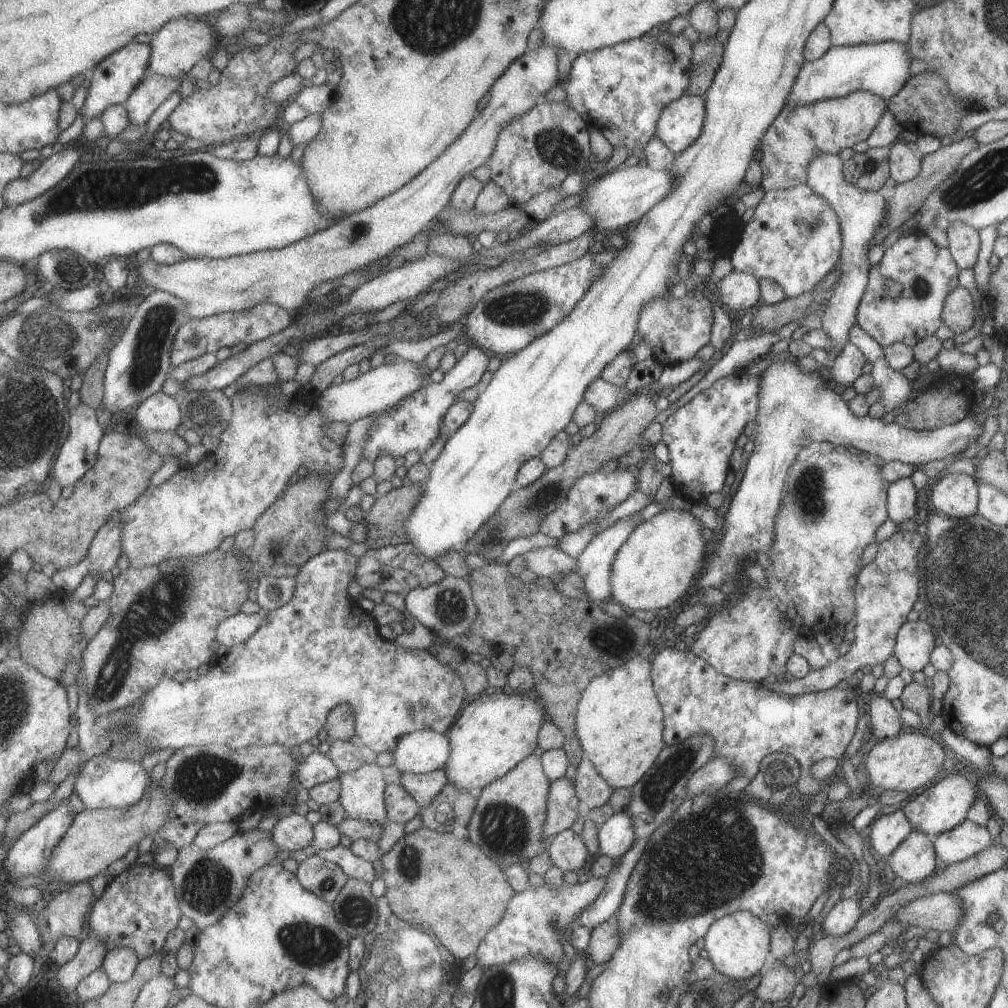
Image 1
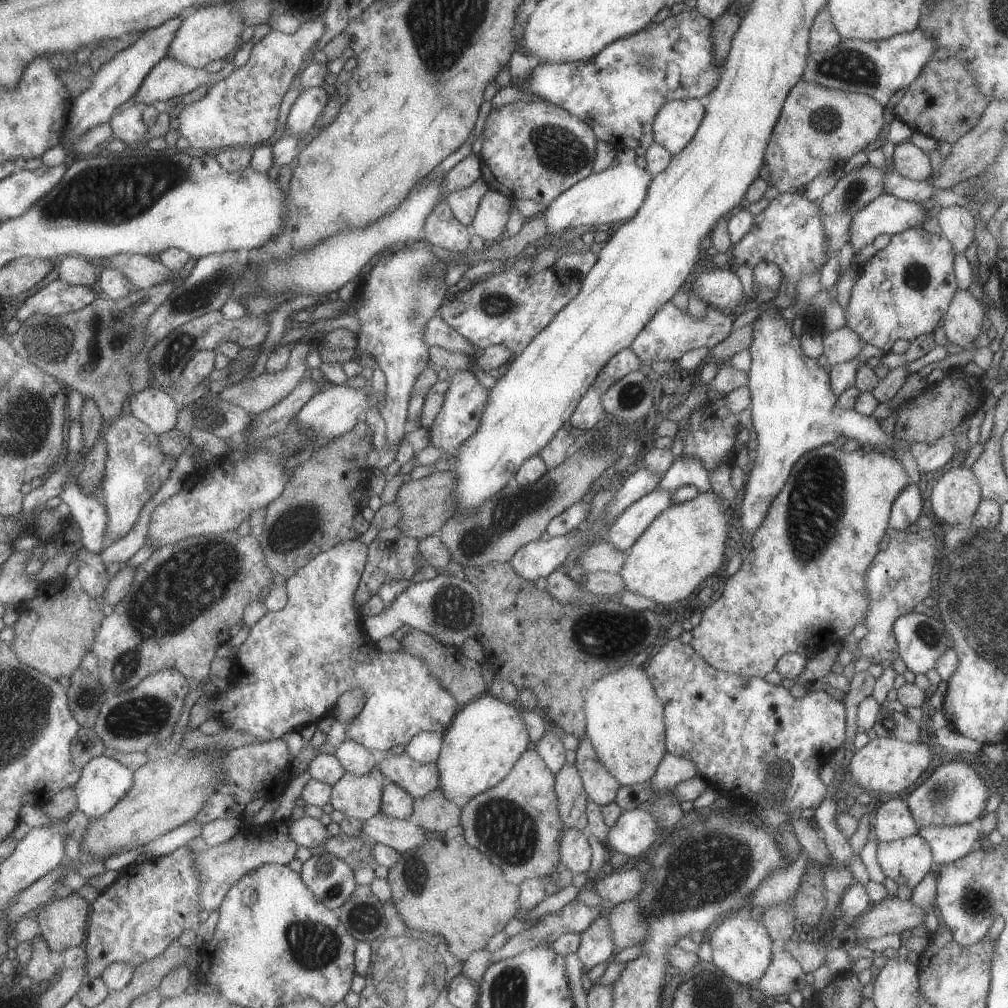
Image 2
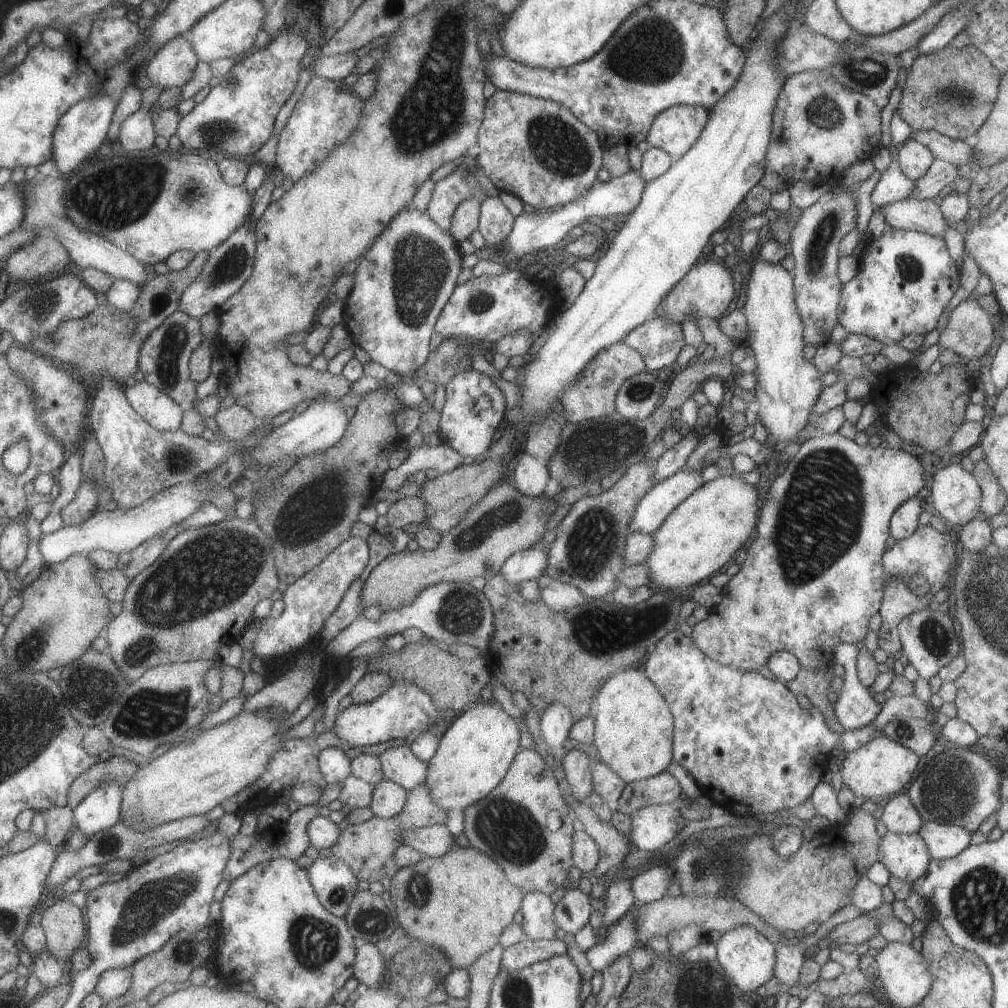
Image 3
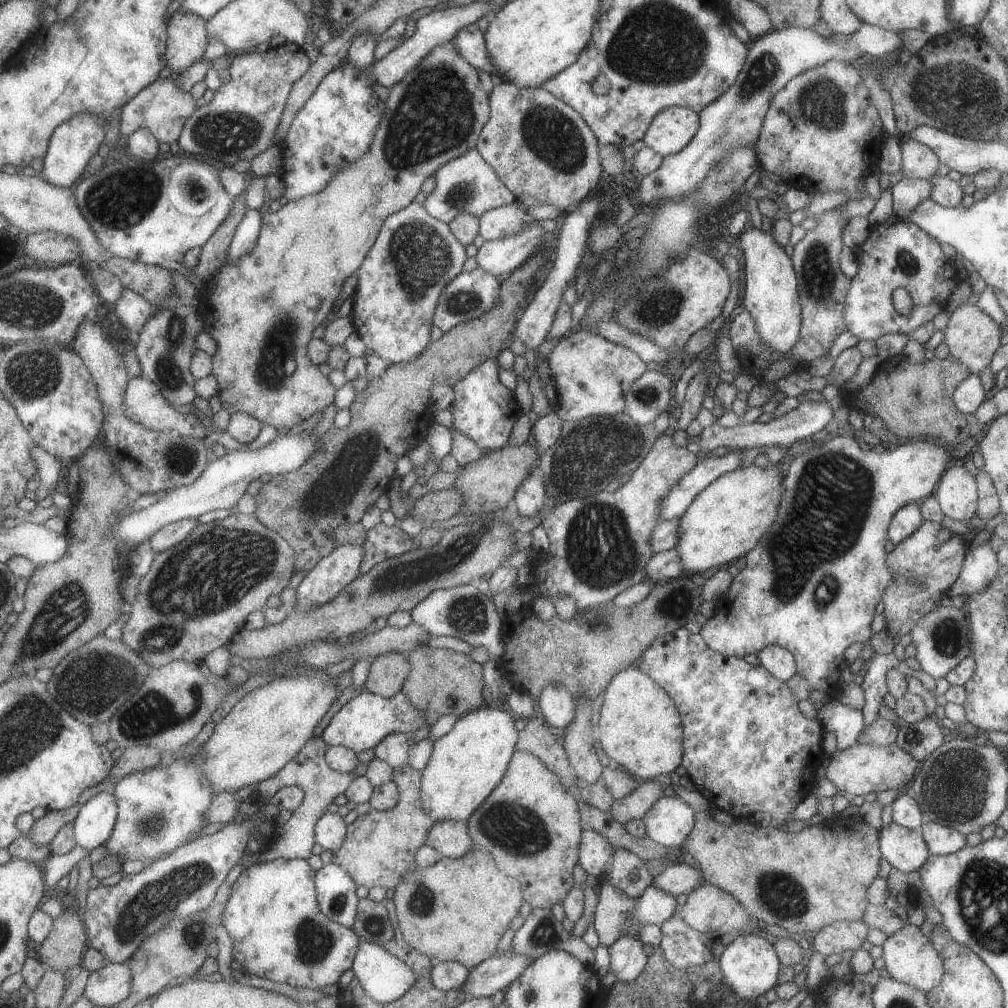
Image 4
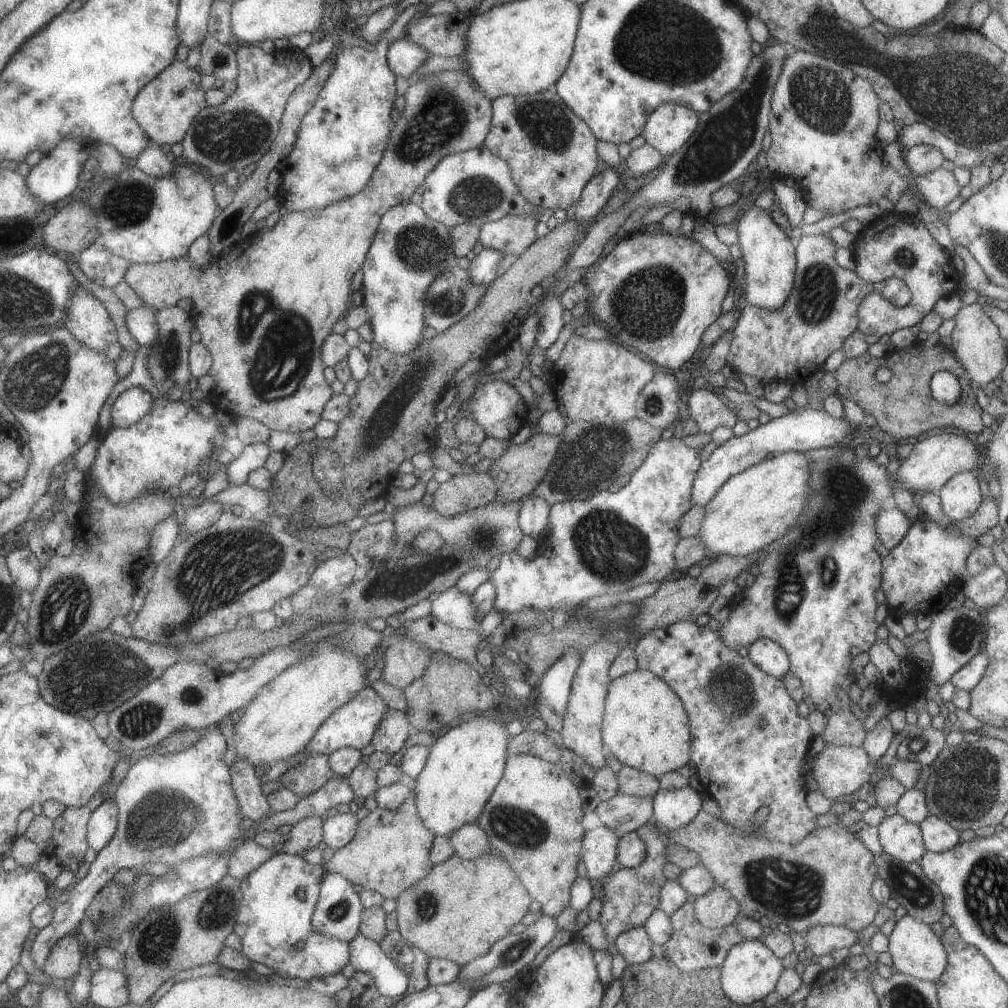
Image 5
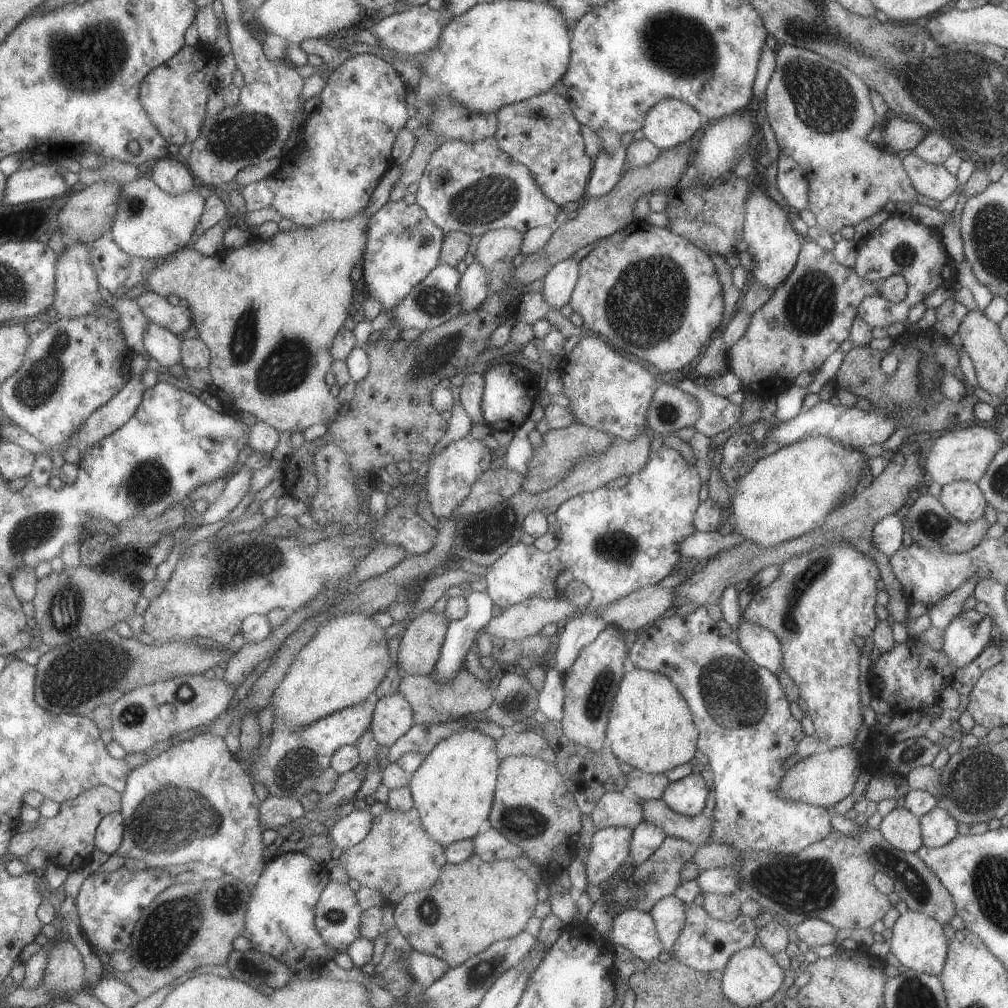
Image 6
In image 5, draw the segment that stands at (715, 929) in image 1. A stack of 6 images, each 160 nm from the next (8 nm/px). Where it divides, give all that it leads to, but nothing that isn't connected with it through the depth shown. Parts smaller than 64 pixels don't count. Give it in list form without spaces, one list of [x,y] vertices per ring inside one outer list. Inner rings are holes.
[[[744,939],[739,944],[733,944],[719,968],[722,992],[737,1005],[751,1005],[763,1000],[767,994],[774,991],[777,980],[784,970],[781,961],[759,940]]]

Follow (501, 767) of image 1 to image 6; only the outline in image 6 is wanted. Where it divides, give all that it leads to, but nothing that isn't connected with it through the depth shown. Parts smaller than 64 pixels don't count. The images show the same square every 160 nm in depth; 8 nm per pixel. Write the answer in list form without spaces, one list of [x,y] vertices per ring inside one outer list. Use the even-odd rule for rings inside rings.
[[[478,730],[453,732],[433,746],[421,766],[410,775],[407,787],[421,828],[434,842],[443,847],[477,834],[481,823],[488,819],[498,766],[496,741]]]

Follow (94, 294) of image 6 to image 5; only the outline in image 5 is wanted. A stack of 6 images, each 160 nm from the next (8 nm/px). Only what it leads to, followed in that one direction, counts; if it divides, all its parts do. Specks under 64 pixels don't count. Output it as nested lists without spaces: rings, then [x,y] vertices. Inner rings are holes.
[[[79,284],[75,288],[75,292],[73,292],[73,298],[69,300],[63,327],[77,339],[77,342],[81,342],[81,344],[95,352],[101,352],[107,360],[118,360],[123,351],[121,344],[117,341],[117,332],[107,310],[97,298],[94,298],[87,290],[81,288]]]

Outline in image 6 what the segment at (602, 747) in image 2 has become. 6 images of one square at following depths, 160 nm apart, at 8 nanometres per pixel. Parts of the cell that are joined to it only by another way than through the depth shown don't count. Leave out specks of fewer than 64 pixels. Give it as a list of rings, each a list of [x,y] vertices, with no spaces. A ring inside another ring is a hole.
[[[636,667],[621,676],[605,736],[619,762],[645,773],[665,774],[689,762],[696,751],[697,730],[681,694],[664,675]]]

